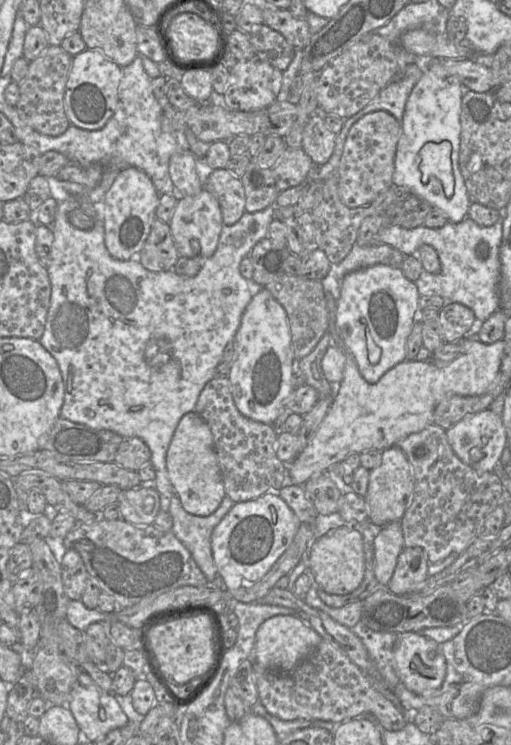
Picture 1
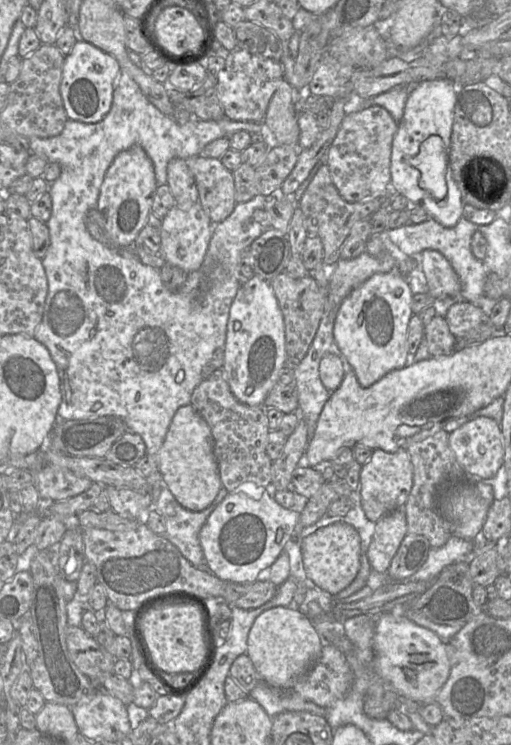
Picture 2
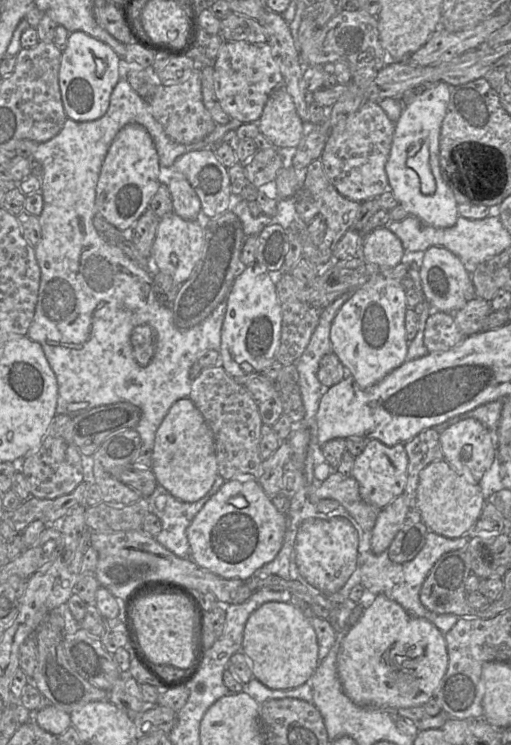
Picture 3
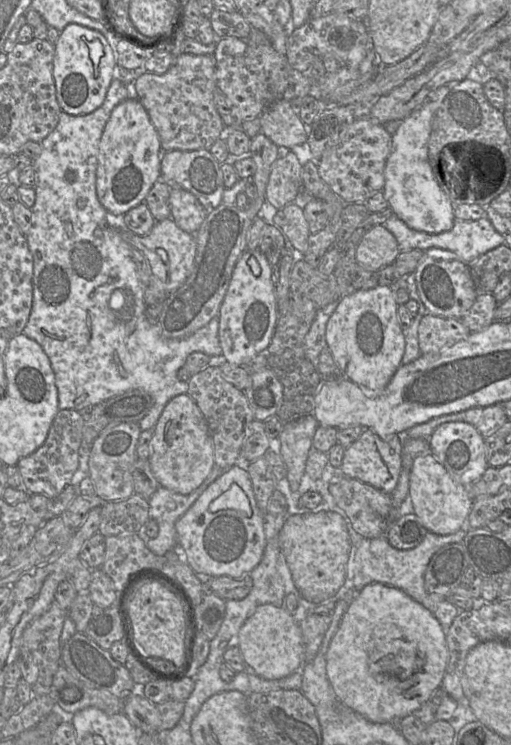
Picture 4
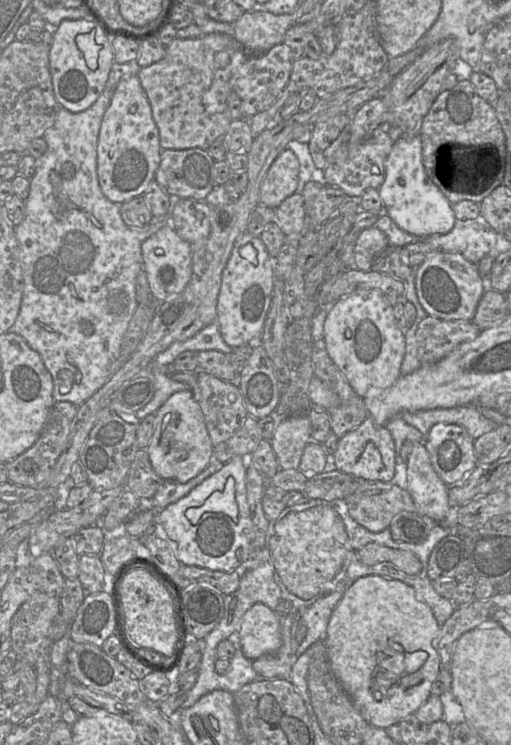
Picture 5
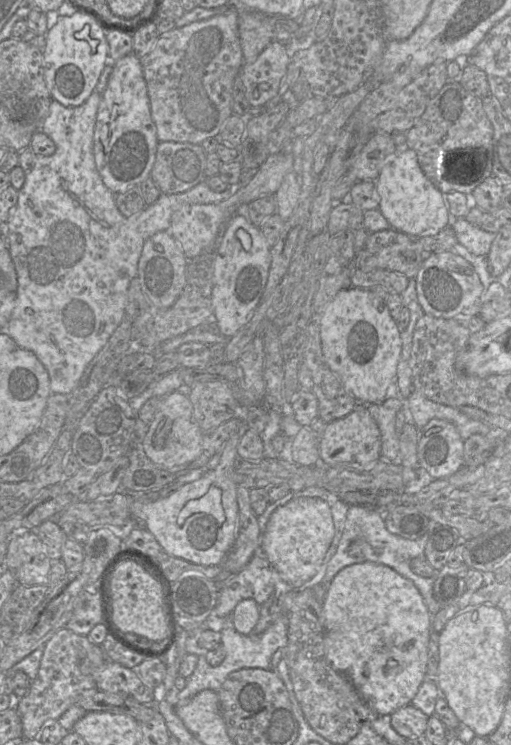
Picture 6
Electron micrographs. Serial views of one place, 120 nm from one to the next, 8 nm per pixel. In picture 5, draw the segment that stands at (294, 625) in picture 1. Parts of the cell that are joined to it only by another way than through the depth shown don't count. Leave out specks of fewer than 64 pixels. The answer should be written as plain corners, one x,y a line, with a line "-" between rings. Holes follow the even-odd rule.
255,603
243,616
238,637
244,656
251,661
276,652
281,646
277,614
263,603

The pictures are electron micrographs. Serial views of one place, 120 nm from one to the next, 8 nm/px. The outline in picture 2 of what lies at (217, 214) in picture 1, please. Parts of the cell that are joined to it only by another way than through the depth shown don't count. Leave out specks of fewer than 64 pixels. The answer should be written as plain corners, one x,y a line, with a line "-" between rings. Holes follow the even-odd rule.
200,203
190,208
174,205
162,219
161,248
166,263
177,266
186,272
198,271
204,262
214,231
214,224

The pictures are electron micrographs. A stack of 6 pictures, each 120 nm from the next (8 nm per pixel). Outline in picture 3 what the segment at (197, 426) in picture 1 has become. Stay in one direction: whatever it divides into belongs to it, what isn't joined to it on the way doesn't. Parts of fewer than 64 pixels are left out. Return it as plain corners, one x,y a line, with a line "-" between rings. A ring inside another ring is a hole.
189,397
177,400
156,431
152,471
159,485
182,502
203,498
218,476
214,434

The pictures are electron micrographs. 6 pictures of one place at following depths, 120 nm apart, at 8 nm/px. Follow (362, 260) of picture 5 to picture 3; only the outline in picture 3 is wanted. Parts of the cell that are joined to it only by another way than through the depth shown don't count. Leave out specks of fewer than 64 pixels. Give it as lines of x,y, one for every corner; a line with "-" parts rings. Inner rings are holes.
386,227
376,228
364,236
357,248
357,257
381,268
394,268
404,256
401,240

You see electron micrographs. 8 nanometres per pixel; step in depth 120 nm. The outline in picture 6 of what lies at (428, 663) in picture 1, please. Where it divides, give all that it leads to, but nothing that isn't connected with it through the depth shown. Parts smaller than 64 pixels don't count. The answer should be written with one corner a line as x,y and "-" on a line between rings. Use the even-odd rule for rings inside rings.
363,562
341,569
327,589
322,607
324,648
328,662
346,675
380,716
409,705
426,677
432,615
414,583
389,566

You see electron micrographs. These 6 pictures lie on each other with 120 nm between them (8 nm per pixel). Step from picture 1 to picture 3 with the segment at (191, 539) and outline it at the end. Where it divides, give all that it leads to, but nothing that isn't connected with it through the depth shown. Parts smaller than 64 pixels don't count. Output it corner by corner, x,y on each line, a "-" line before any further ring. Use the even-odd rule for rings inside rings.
218,474
209,492
193,503
182,502
171,495
162,485
148,499
149,510
159,517
162,530
155,539
180,558
190,558
187,528
205,503
217,493
226,480

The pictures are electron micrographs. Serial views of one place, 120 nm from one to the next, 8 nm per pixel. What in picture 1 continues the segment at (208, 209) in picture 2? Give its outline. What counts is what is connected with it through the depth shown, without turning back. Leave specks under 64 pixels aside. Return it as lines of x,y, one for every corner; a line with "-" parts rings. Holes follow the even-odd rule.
226,168
209,171
204,178
204,188
217,199
224,225
233,225
246,212
246,195
242,181

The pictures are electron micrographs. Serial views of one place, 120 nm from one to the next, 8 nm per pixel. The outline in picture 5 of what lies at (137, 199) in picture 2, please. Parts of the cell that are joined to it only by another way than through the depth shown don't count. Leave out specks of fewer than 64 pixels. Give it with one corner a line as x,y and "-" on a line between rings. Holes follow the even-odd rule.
139,77
123,78
103,116
97,147
97,175
104,196
122,204
143,195
161,162
160,136

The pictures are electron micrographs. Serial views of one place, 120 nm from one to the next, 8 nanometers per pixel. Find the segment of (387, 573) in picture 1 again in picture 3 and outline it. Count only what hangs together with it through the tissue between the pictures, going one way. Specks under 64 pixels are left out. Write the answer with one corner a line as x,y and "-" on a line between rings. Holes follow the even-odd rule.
405,491
379,511
371,531
371,551
374,554
379,555
388,551
394,537
402,528
408,512

